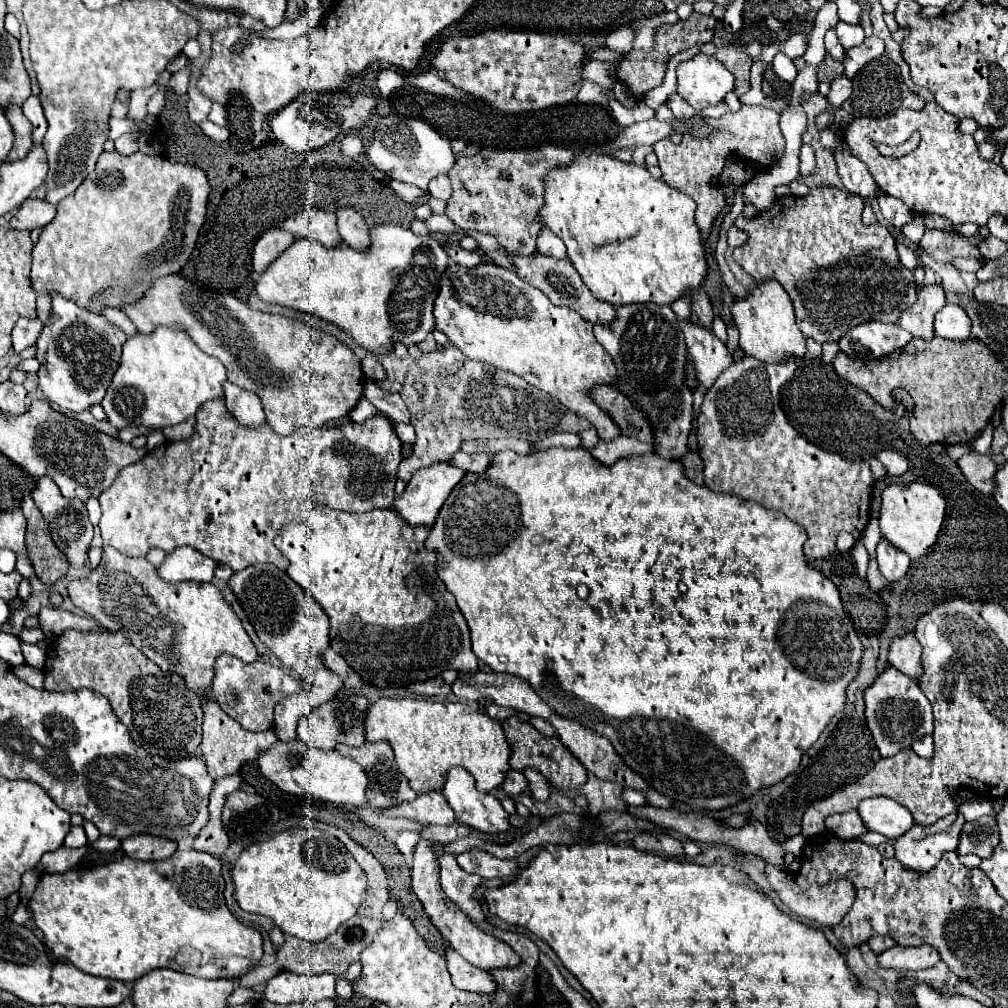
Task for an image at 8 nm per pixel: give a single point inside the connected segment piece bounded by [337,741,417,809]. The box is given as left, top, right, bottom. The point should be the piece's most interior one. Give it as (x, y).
(388, 788)

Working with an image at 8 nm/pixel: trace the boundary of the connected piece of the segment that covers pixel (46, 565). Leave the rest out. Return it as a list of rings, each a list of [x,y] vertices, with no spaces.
[[[31,493],[23,497],[21,509],[27,519],[27,537],[25,537],[25,547],[27,555],[31,559],[31,565],[35,569],[35,575],[41,579],[45,585],[55,585],[69,569],[67,559],[63,553],[59,553],[49,537],[47,523],[43,521],[43,515],[33,503]]]

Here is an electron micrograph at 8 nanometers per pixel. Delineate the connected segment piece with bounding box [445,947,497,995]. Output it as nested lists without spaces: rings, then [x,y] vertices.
[[[447,947],[445,959],[447,959],[447,969],[451,973],[451,981],[457,989],[471,991],[471,993],[483,993],[483,995],[493,995],[497,991],[497,983],[489,971],[473,967],[451,947]]]

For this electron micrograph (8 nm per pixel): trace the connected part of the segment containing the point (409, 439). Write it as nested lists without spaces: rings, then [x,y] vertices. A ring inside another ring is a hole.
[[[391,421],[393,427],[395,427],[395,433],[399,435],[399,439],[407,445],[413,445],[415,441],[415,429],[411,423],[401,423],[401,421]]]

